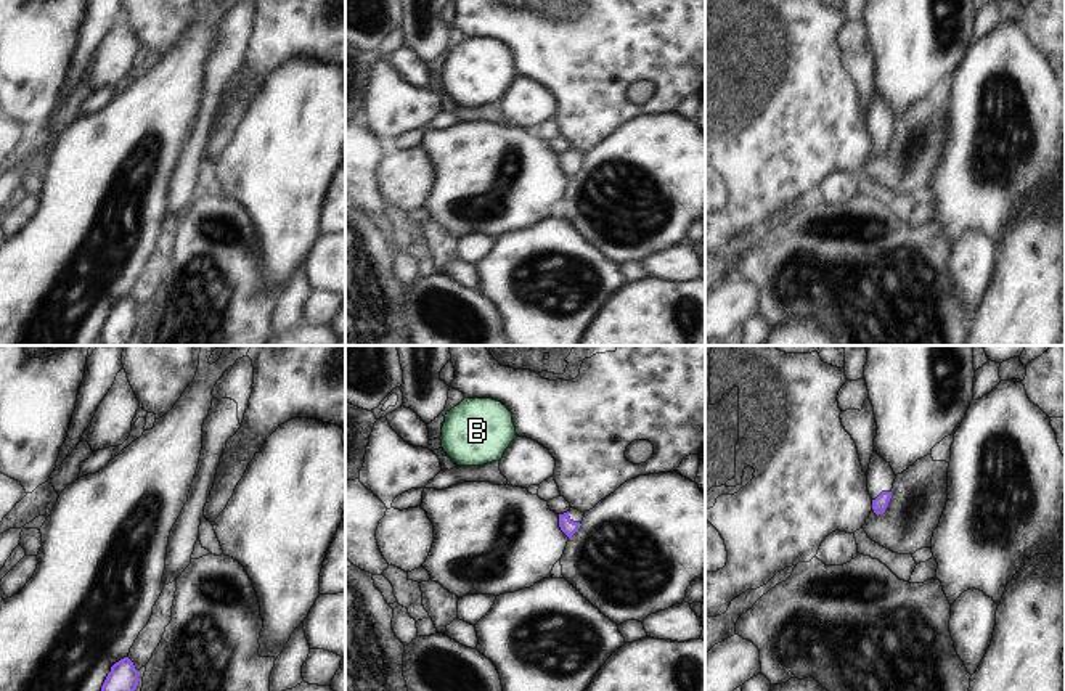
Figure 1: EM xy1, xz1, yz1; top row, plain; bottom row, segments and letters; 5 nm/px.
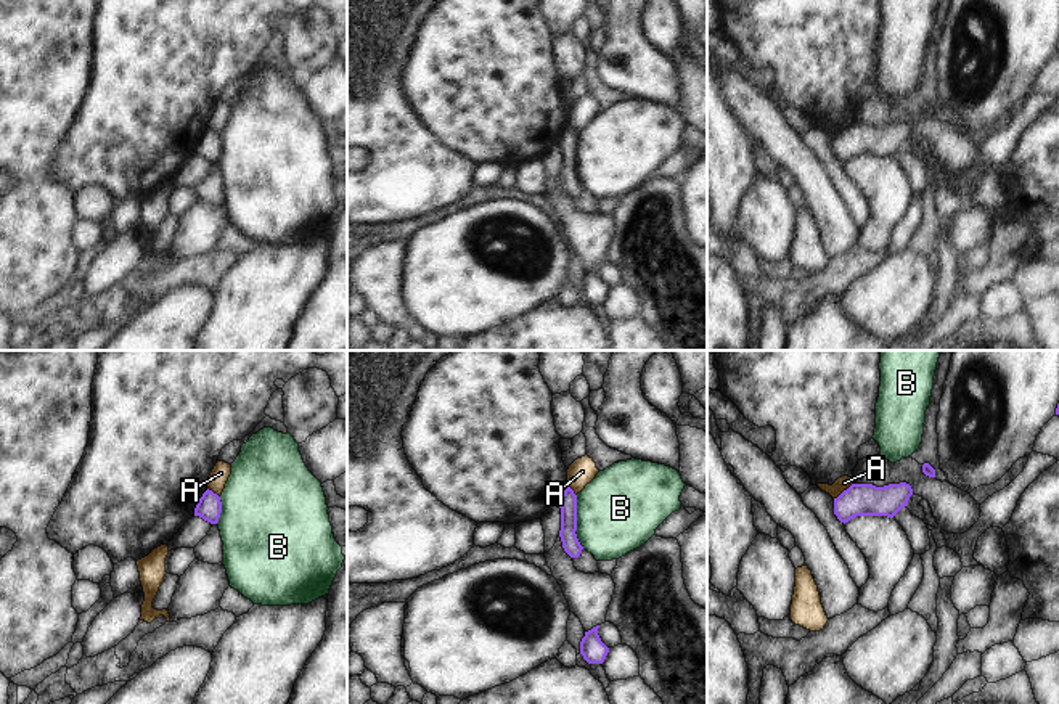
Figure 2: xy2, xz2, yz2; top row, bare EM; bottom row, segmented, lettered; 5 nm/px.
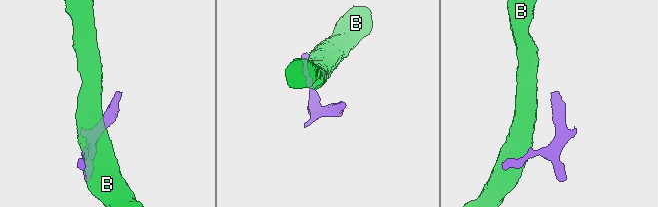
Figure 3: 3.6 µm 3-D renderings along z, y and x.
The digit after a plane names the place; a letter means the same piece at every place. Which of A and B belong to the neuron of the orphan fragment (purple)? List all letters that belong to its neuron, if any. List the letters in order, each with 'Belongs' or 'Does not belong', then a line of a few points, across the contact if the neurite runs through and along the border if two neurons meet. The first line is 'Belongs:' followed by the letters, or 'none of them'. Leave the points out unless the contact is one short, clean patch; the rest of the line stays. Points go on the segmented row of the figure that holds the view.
Belongs: none of them
A: Does not belong. Line: yz2 (852, 482), (834, 499)
B: Does not belong.

